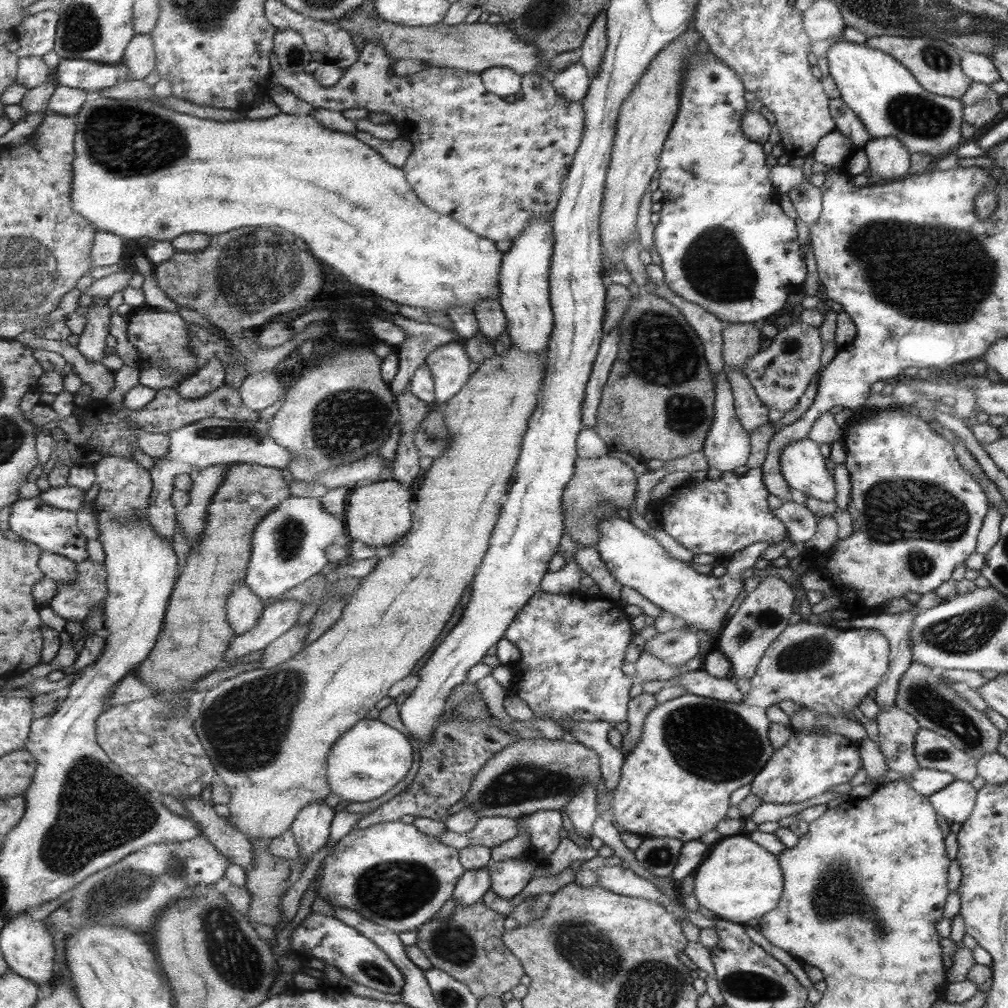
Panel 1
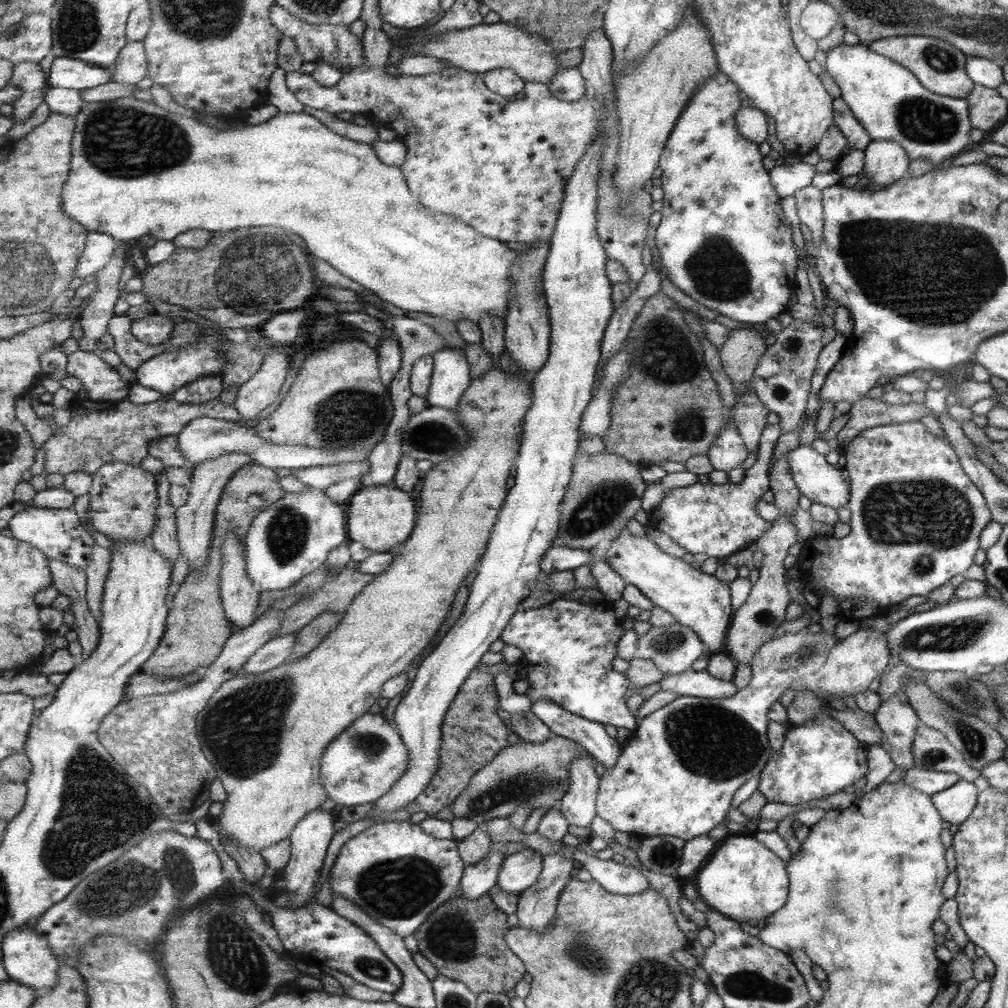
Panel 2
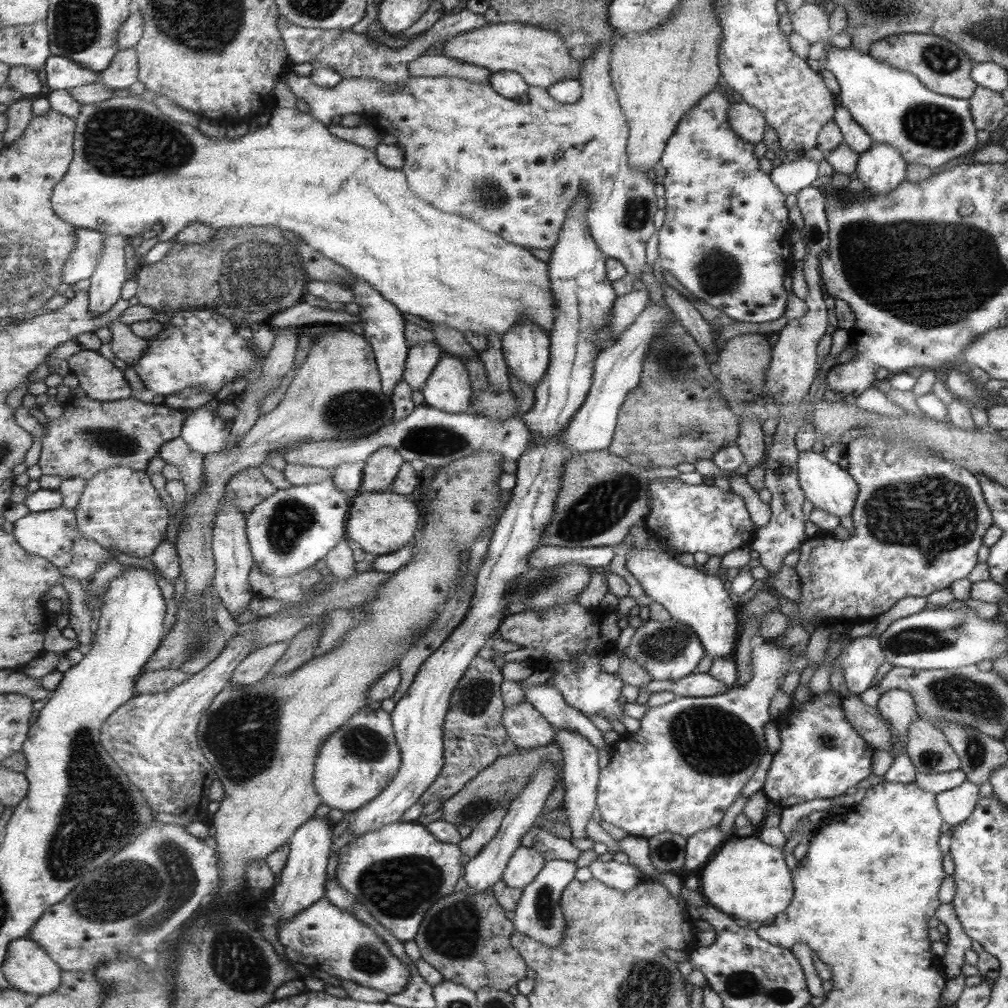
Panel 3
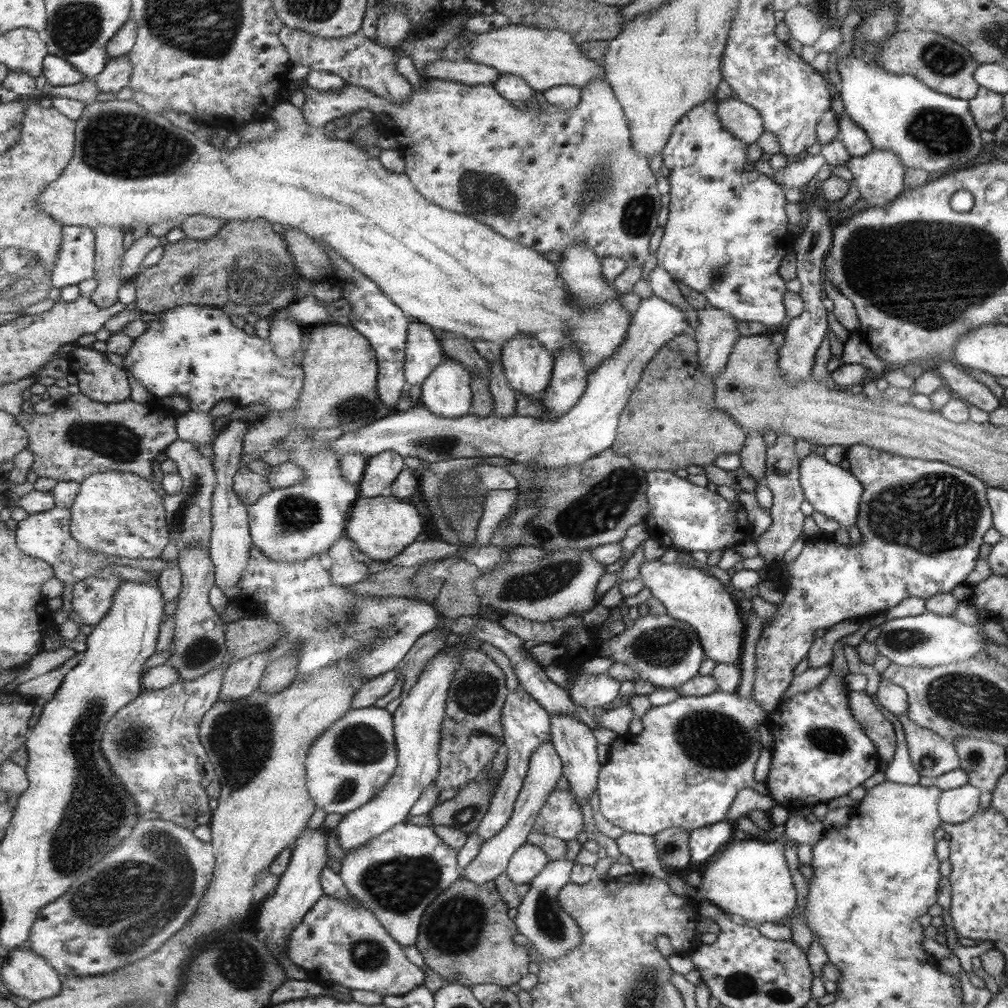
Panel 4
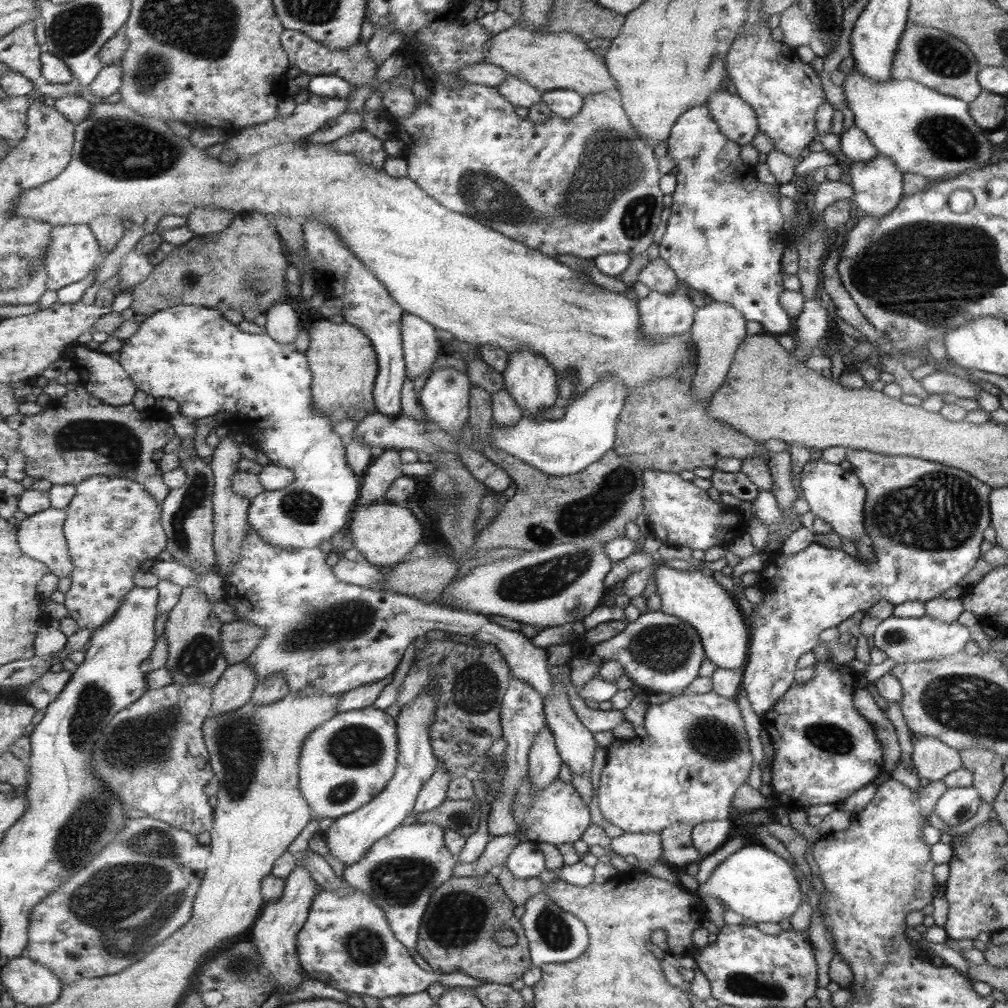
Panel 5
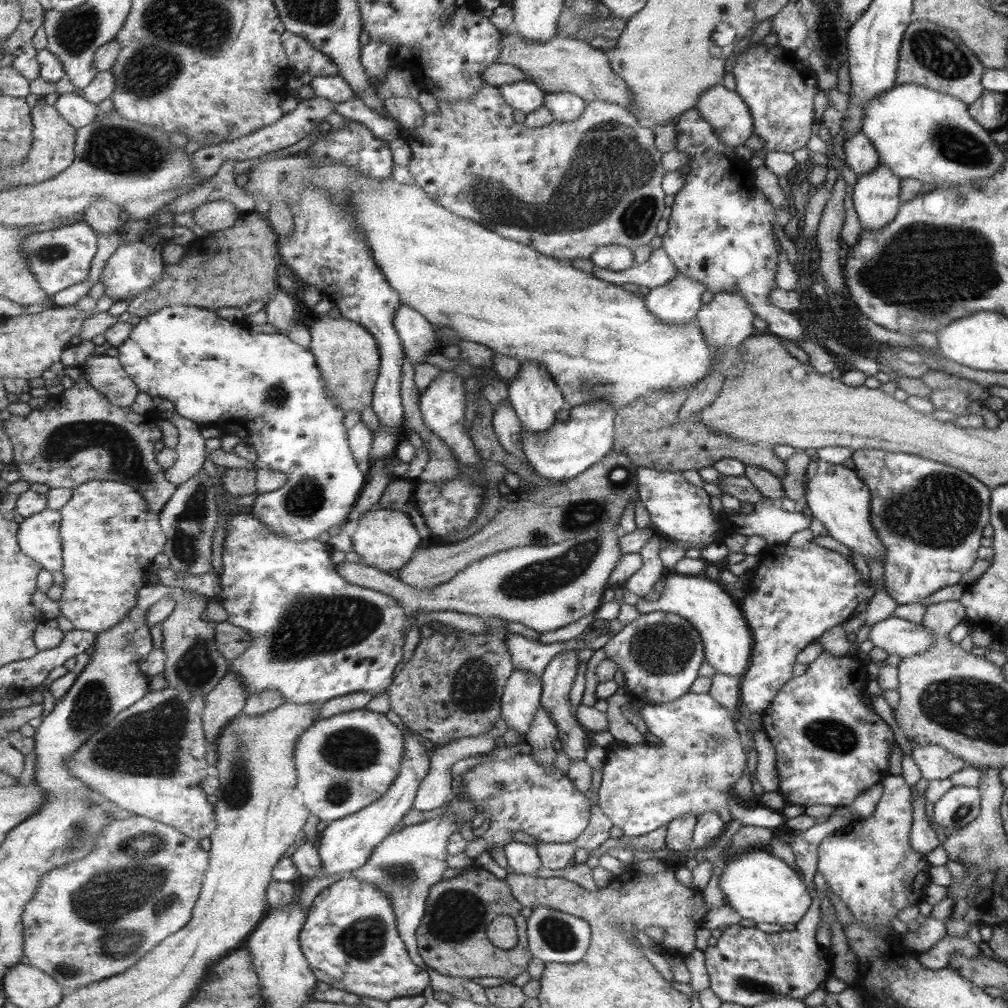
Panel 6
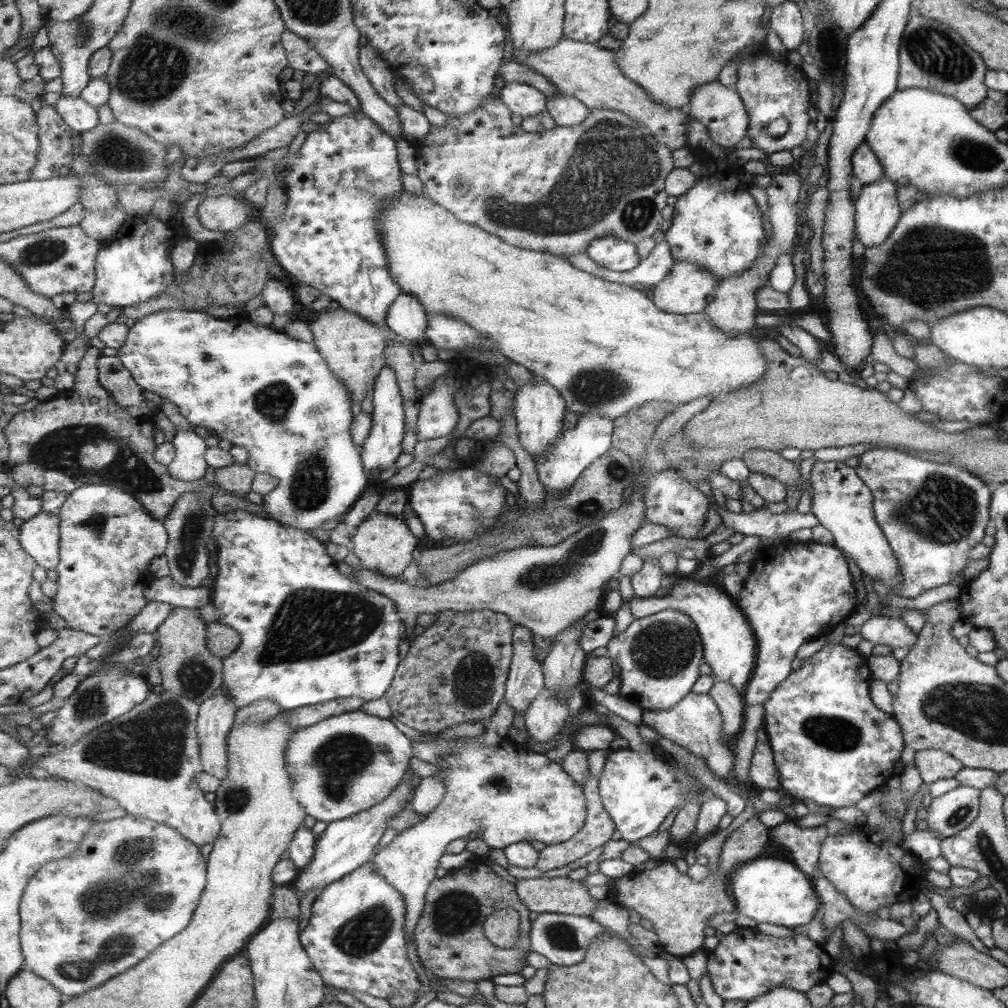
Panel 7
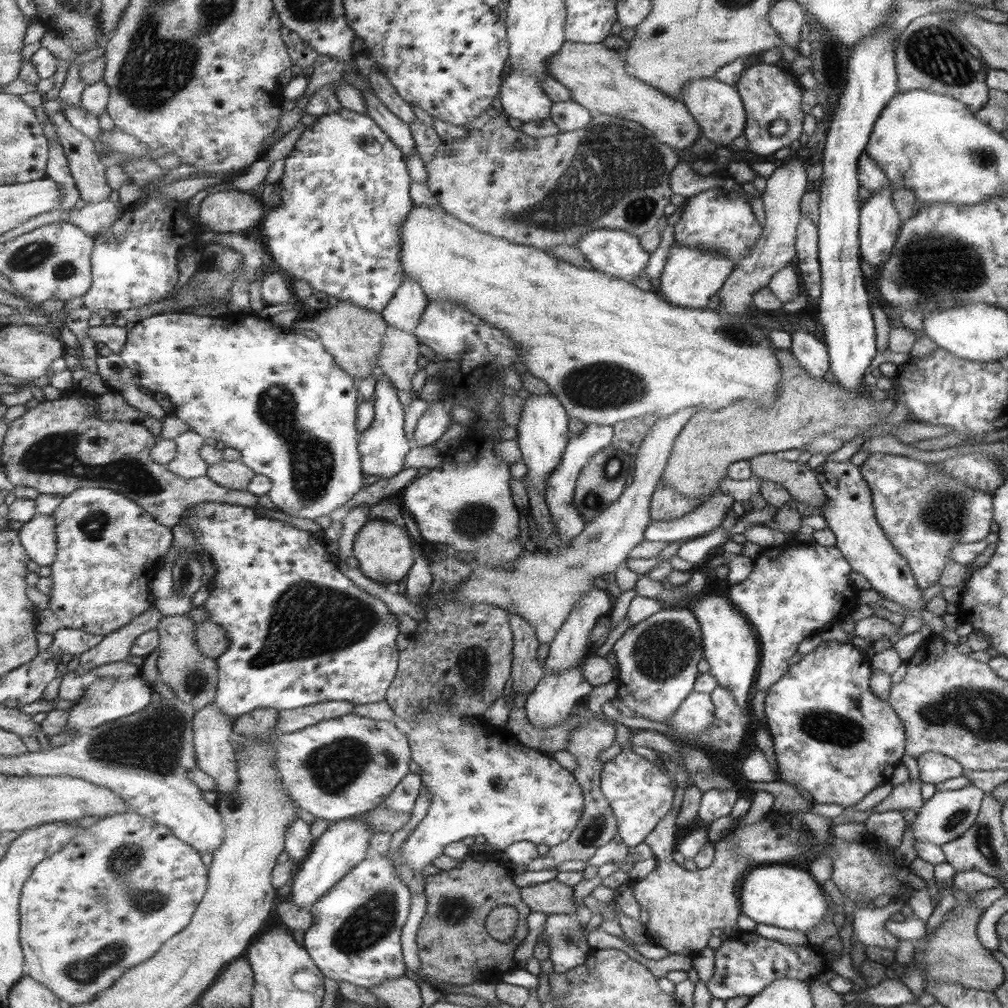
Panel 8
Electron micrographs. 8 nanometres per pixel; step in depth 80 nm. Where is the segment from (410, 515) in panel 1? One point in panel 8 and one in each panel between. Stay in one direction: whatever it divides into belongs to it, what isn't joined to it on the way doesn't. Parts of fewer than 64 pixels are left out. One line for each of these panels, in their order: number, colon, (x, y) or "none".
2: (381, 517)
3: (382, 523)
4: (384, 526)
5: (385, 533)
6: (386, 539)
7: (384, 543)
8: (384, 550)

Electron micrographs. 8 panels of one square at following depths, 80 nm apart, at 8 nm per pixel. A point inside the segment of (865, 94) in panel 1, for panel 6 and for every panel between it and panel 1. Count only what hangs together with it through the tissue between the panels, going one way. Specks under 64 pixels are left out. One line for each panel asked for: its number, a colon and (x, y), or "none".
2: (890, 103)
3: (891, 105)
4: (929, 131)
5: (923, 131)
6: (919, 133)

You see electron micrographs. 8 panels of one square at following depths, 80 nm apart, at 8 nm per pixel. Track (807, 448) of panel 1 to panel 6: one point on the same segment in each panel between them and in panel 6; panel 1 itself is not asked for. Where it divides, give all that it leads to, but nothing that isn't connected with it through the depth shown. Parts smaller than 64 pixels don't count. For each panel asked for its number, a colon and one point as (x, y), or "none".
2: (821, 483)
3: (829, 488)
4: (832, 491)
5: (836, 495)
6: (836, 496)

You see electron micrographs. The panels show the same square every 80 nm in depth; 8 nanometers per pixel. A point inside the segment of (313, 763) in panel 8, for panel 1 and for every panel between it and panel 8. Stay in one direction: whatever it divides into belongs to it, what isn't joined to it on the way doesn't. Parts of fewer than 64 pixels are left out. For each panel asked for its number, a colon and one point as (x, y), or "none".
1: (372, 758)
2: (361, 765)
3: (357, 763)
4: (348, 766)
5: (345, 764)
6: (346, 762)
7: (342, 766)

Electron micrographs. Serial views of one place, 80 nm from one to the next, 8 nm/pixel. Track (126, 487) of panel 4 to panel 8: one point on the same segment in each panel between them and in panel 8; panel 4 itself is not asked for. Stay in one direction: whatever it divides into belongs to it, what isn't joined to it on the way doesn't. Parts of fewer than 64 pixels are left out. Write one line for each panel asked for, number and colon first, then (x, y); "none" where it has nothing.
5: (113, 524)
6: (110, 537)
7: (108, 540)
8: (109, 547)

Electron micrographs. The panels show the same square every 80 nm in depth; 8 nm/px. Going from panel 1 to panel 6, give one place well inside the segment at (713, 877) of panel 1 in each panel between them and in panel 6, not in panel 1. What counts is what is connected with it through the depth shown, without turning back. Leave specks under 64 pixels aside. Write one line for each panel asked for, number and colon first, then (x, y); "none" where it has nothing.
2: (742, 880)
3: (748, 880)
4: (750, 879)
5: (752, 882)
6: (759, 887)

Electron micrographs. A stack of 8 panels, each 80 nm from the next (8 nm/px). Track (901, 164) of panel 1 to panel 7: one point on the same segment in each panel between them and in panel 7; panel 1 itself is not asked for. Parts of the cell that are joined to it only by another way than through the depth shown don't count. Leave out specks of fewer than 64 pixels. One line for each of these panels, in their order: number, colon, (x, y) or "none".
2: (885, 162)
3: (881, 167)
4: (878, 176)
5: (877, 185)
6: (875, 198)
7: (876, 209)

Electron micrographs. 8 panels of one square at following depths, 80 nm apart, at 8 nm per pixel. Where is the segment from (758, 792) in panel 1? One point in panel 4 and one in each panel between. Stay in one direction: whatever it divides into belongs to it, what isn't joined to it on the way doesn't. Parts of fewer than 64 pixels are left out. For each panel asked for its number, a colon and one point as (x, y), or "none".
2: (818, 758)
3: (821, 756)
4: (820, 752)

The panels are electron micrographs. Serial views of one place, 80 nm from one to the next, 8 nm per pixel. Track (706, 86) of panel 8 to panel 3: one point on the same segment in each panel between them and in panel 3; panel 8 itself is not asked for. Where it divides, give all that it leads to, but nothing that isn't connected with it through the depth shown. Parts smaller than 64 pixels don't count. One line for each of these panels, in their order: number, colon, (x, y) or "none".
3: (746, 121)
4: (740, 119)
5: (736, 119)
6: (730, 117)
7: (720, 109)

